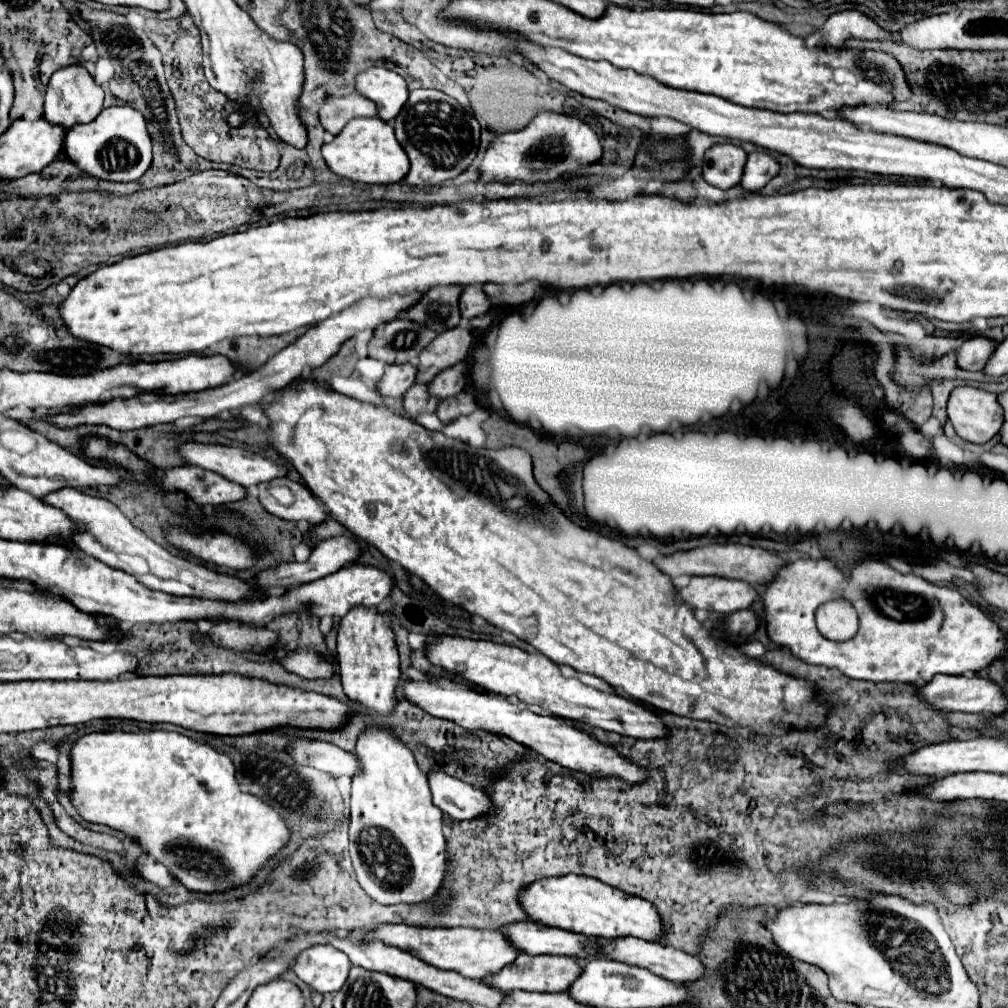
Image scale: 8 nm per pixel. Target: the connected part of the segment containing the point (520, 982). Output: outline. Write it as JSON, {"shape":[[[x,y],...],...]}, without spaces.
{"shape":[[[521,954],[515,960],[515,964],[503,968],[491,980],[487,978],[487,982],[493,984],[495,988],[501,988],[503,992],[511,992],[511,990],[567,992],[567,988],[571,988],[571,984],[579,978],[579,972],[583,972],[583,966],[569,956],[529,956],[529,954]]]}

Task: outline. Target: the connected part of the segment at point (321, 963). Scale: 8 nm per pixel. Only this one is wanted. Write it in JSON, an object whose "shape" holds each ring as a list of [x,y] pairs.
{"shape":[[[313,946],[299,954],[293,964],[293,972],[299,980],[309,984],[319,994],[337,992],[349,974],[349,958],[333,946]]]}

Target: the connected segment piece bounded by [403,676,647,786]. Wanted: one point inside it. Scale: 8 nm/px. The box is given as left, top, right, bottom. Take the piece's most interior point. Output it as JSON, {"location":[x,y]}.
{"location":[562,743]}

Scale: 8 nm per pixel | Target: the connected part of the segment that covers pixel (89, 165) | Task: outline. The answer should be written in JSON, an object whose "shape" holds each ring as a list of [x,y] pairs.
{"shape":[[[131,106],[105,108],[93,122],[73,126],[65,136],[63,150],[83,172],[101,180],[139,180],[151,166],[151,138],[147,134],[147,124],[143,114]]]}

